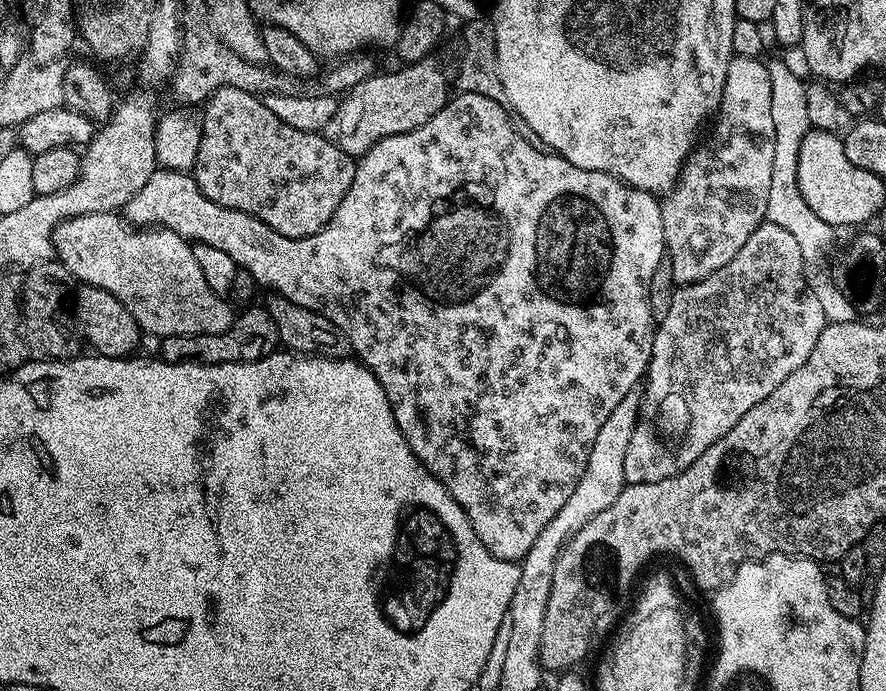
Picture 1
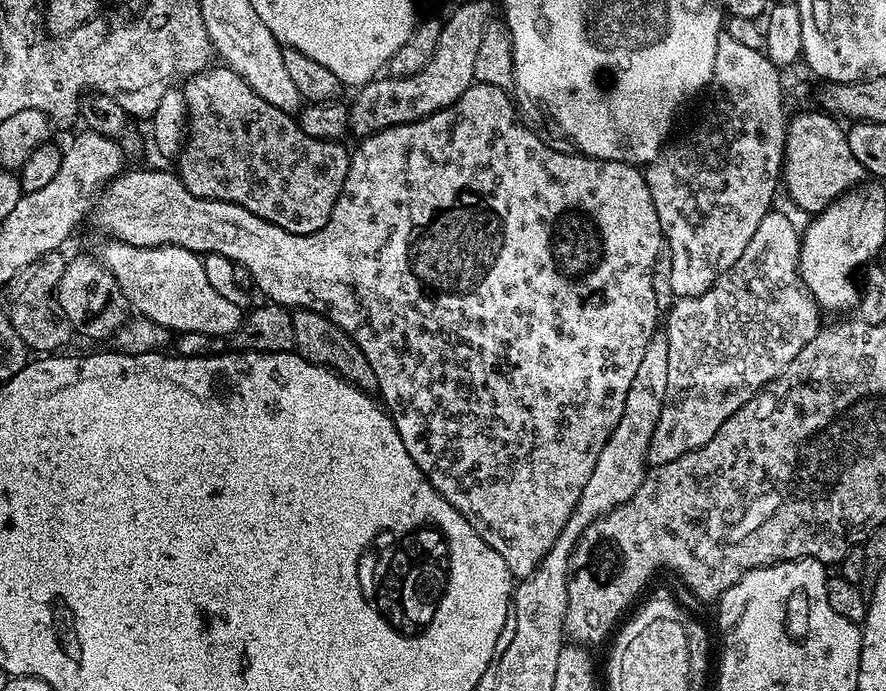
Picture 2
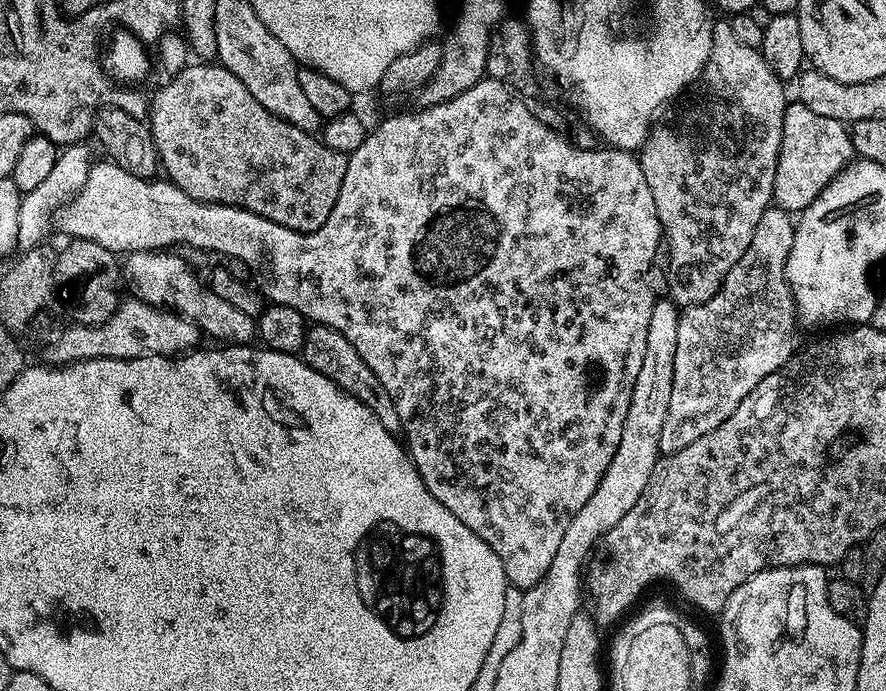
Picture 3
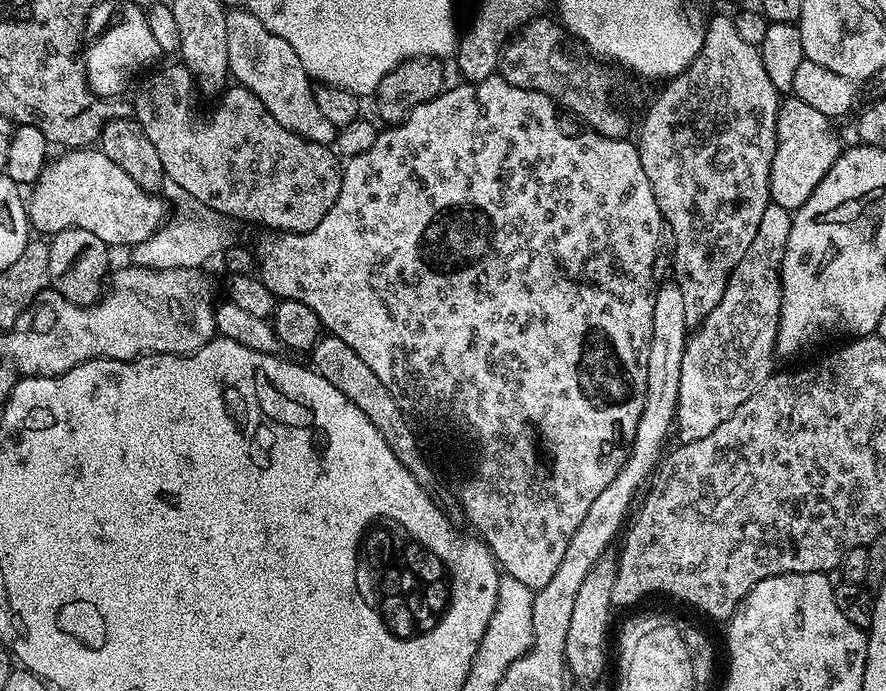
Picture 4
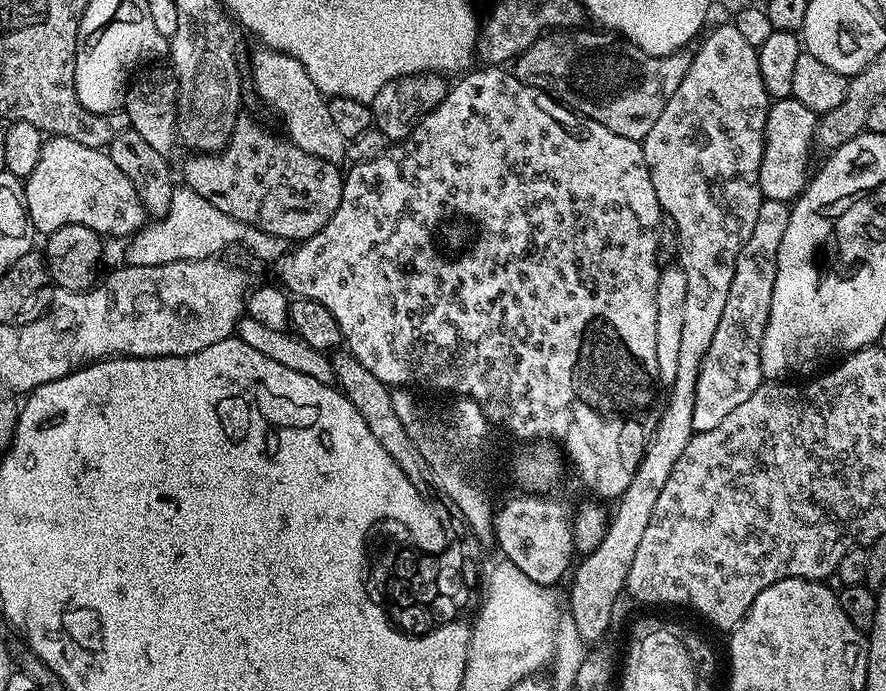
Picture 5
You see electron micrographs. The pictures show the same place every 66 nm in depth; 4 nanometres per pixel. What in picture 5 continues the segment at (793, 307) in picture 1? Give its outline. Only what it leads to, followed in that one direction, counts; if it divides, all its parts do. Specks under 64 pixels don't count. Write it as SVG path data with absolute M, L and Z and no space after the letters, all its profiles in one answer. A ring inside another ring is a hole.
M762 200L754 230L737 256L730 298L726 298L726 307L722 310L718 328L714 330L710 350L706 350L700 363L694 394L693 433L714 430L714 426L718 426L718 422L722 422L722 418L726 418L726 414L733 412L737 406L742 406L742 402L746 402L746 398L750 398L764 380L760 347L770 318L776 255L778 246L782 246L782 234L786 234L786 222L790 222L790 208L785 201Z

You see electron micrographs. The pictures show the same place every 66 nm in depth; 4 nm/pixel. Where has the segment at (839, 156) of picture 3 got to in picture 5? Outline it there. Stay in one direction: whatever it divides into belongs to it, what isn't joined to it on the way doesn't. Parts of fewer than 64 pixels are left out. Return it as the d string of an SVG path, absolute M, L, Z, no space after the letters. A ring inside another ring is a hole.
M794 99L772 100L768 106L765 126L764 157L760 168L760 189L763 199L795 201L804 191L809 179L808 155L814 152L817 113Z

